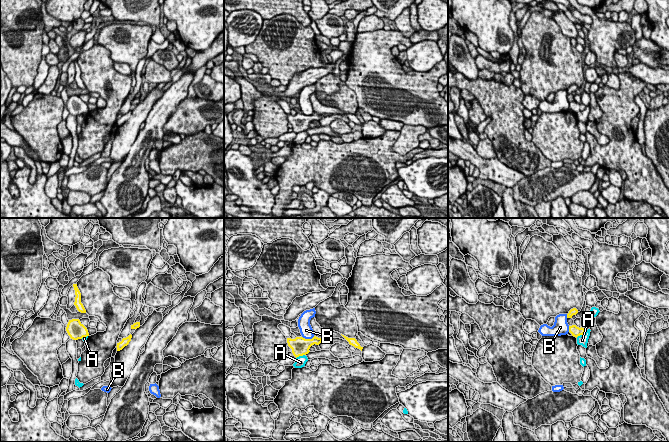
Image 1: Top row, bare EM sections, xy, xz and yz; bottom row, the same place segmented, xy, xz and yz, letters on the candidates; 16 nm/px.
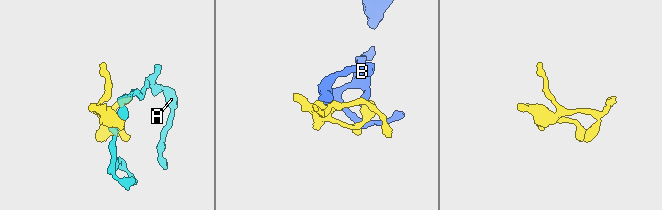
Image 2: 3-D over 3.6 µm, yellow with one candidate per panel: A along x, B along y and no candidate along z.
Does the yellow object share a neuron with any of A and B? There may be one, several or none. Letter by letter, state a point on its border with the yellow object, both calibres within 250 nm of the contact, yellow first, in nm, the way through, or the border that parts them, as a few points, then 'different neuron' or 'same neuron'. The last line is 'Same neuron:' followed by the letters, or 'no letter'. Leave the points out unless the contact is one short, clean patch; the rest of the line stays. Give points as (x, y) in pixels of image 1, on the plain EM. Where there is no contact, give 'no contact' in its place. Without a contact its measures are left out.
A: yz (581, 110) | 160/160 nm | along yz (586, 106), (576, 113) | different neuron
B: xz (308, 115) | 300/200 nm | different neuron
Same neuron: no letter

